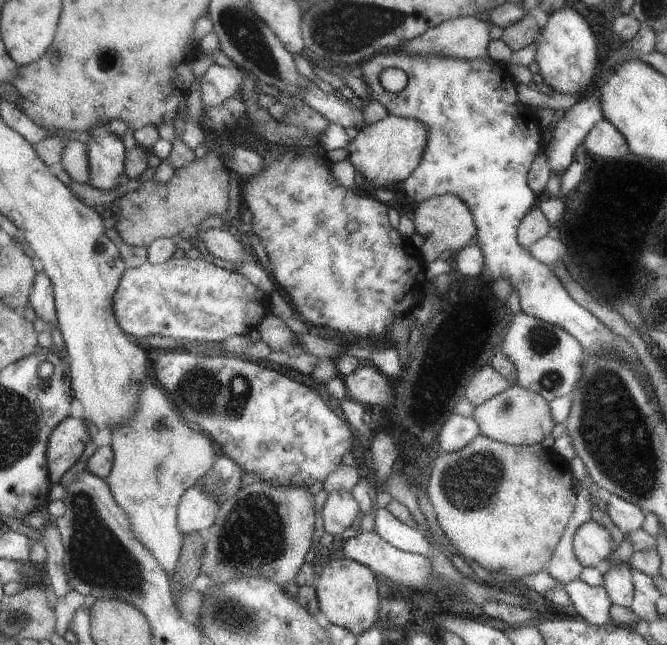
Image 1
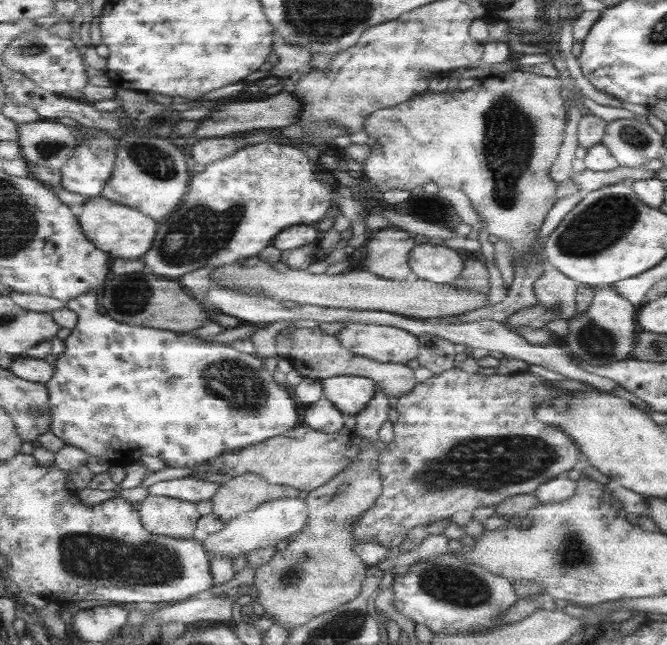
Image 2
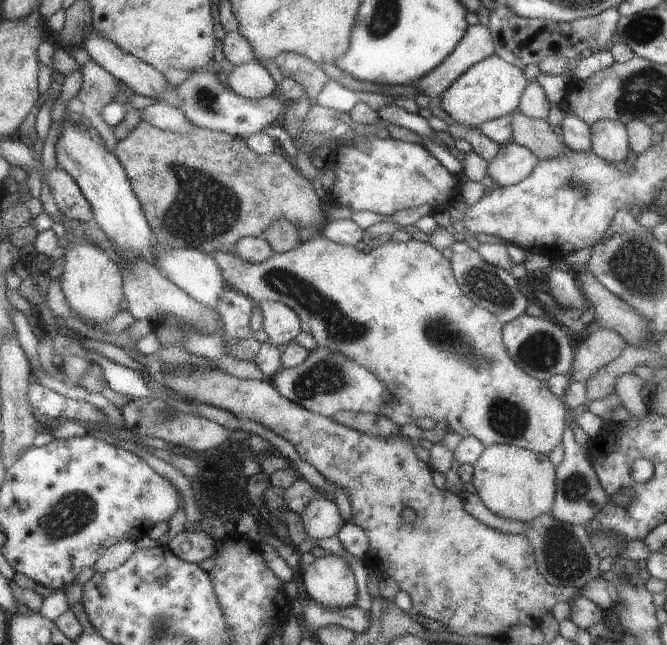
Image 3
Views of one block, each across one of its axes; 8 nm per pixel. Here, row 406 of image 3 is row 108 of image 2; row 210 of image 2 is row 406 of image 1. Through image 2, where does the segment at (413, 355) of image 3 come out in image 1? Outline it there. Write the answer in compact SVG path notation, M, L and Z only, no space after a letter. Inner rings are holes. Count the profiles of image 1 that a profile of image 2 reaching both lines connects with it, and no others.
M513 384L485 402L474 405L470 416L479 427L481 435L512 445L533 445L550 433L554 422L546 400L539 394Z

